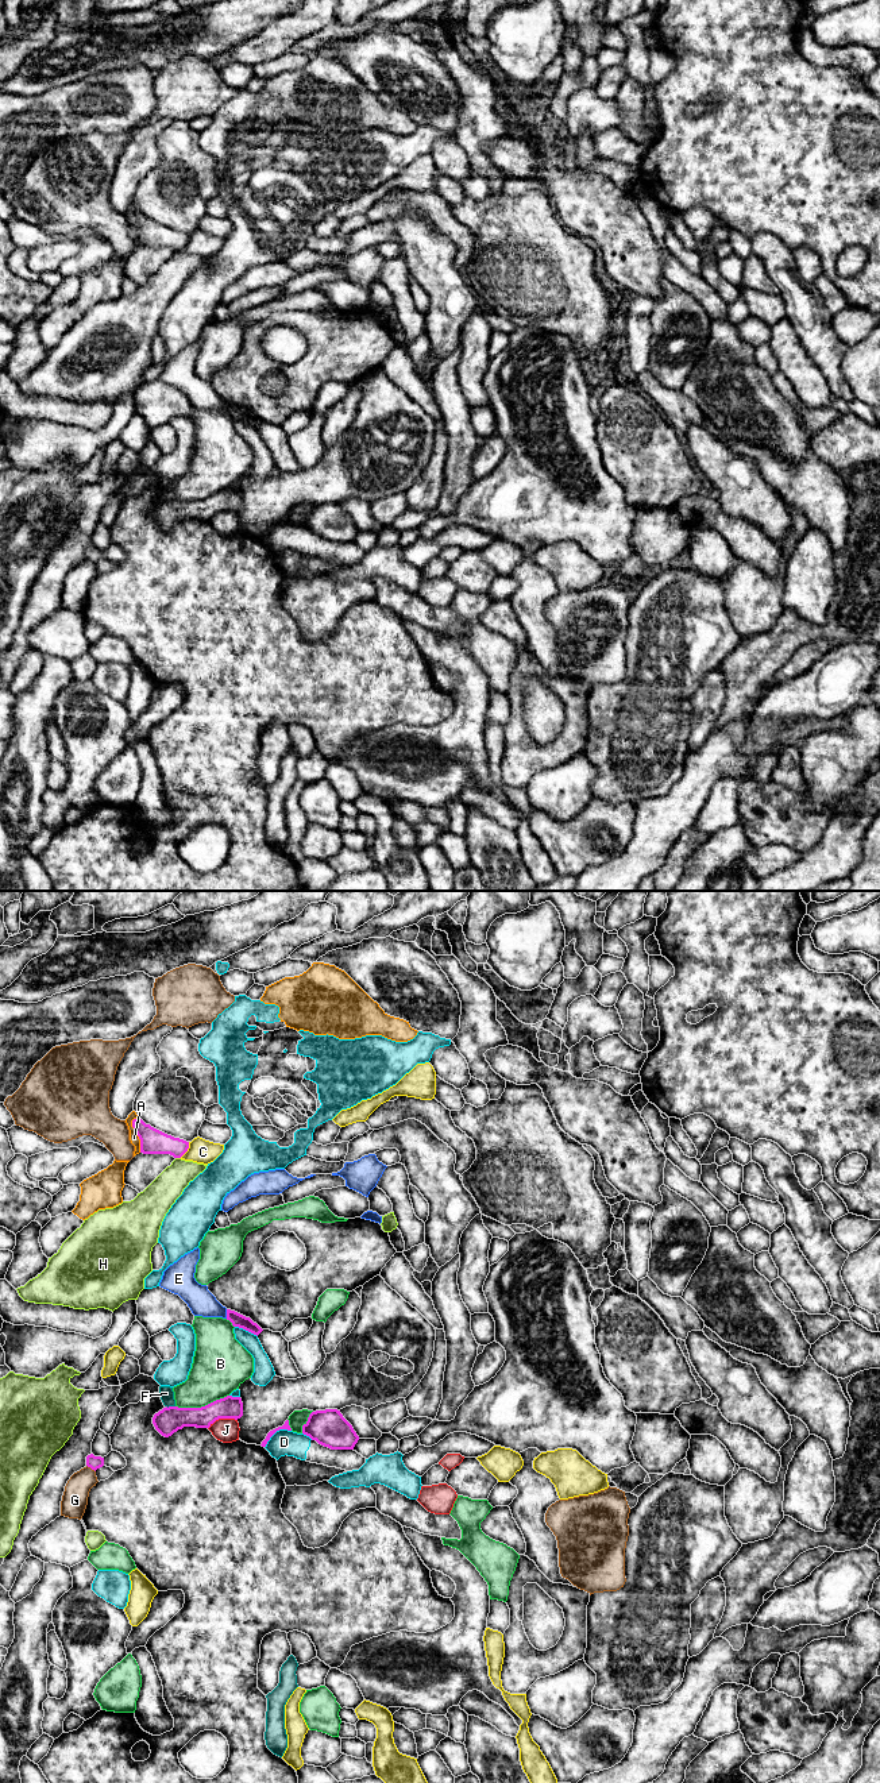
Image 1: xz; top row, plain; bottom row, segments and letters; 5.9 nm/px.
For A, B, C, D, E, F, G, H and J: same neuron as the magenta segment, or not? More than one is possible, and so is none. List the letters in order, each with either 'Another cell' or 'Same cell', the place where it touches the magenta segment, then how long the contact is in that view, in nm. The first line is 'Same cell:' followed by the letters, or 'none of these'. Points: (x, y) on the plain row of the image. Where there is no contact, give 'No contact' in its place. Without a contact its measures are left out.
Same cell: none of these
A: Another cell. Touches magenta at xz (136, 227). Shared border 220 nm
B: Another cell. Touches magenta at xz (201, 500). Shared border 320 nm
C: Another cell. Touches magenta at xz (186, 243). Shared border 110 nm
D: Another cell. Touches magenta at xz (276, 524). Shared border 190 nm
E: Another cell. Touches magenta at xz (227, 406). Shared border 60 nm
F: Another cell. Touches magenta at xz (170, 500). Shared border 60 nm
G: Another cell. Touches magenta at xz (91, 560). Shared border 70 nm
H: Another cell. Touches magenta at xz (178, 250). Shared border 30 nm
J: Another cell. Touches magenta at xz (222, 510). Shared border 190 nm

